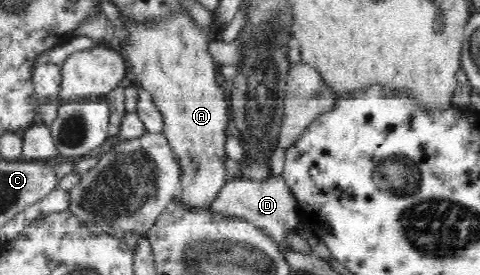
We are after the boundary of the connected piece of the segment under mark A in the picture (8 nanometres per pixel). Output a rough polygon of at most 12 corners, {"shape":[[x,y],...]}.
{"shape":[[191,16],[128,30],[180,168],[181,201],[227,183],[228,101]]}

